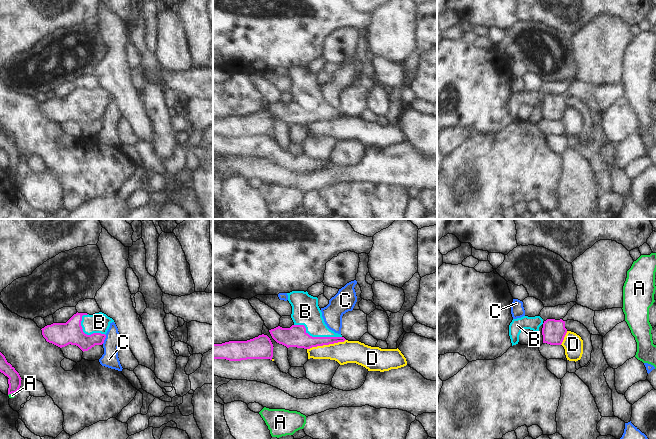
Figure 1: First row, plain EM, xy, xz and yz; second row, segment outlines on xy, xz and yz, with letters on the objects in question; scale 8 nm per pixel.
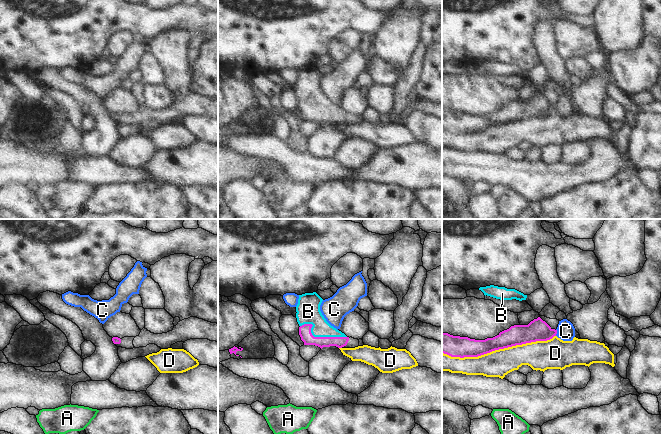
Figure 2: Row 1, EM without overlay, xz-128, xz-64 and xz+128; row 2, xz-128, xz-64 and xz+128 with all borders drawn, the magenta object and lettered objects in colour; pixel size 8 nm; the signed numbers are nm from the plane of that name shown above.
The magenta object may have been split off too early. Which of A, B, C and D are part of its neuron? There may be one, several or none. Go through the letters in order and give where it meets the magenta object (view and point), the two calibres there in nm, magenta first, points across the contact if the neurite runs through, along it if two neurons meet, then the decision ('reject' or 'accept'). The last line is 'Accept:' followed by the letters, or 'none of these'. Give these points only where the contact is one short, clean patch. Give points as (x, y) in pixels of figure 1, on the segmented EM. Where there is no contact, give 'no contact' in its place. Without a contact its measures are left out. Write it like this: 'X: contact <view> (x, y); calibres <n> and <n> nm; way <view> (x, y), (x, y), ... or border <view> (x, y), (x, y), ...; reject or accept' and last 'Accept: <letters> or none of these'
A: contact xy (11, 393); calibres 110 and 40 nm; border xy (15, 392), (8, 395); reject
B: contact xz (316, 337); calibres 170 and 220 nm; way xz (295, 336), (316, 337), (309, 329), (305, 311); accept
C: contact xy (104, 339); calibres 160 and 130 nm; border xy (106, 335), (102, 343); reject
D: contact xz (326, 344); calibres 170 and 180 nm; reject
Accept: B

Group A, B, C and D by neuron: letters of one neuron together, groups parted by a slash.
A / B / C / D

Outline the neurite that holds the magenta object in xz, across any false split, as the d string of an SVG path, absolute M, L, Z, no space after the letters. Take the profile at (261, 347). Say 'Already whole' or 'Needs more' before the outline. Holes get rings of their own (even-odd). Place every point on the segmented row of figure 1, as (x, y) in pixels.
Already whole. M259 335L247 341L229 341L213 344L213 359L241 361L247 359L270 359L273 357L273 344L267 335Z

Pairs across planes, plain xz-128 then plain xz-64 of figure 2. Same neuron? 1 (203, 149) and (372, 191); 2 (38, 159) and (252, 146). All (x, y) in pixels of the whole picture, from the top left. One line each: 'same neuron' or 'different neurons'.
1: different neurons
2: different neurons

